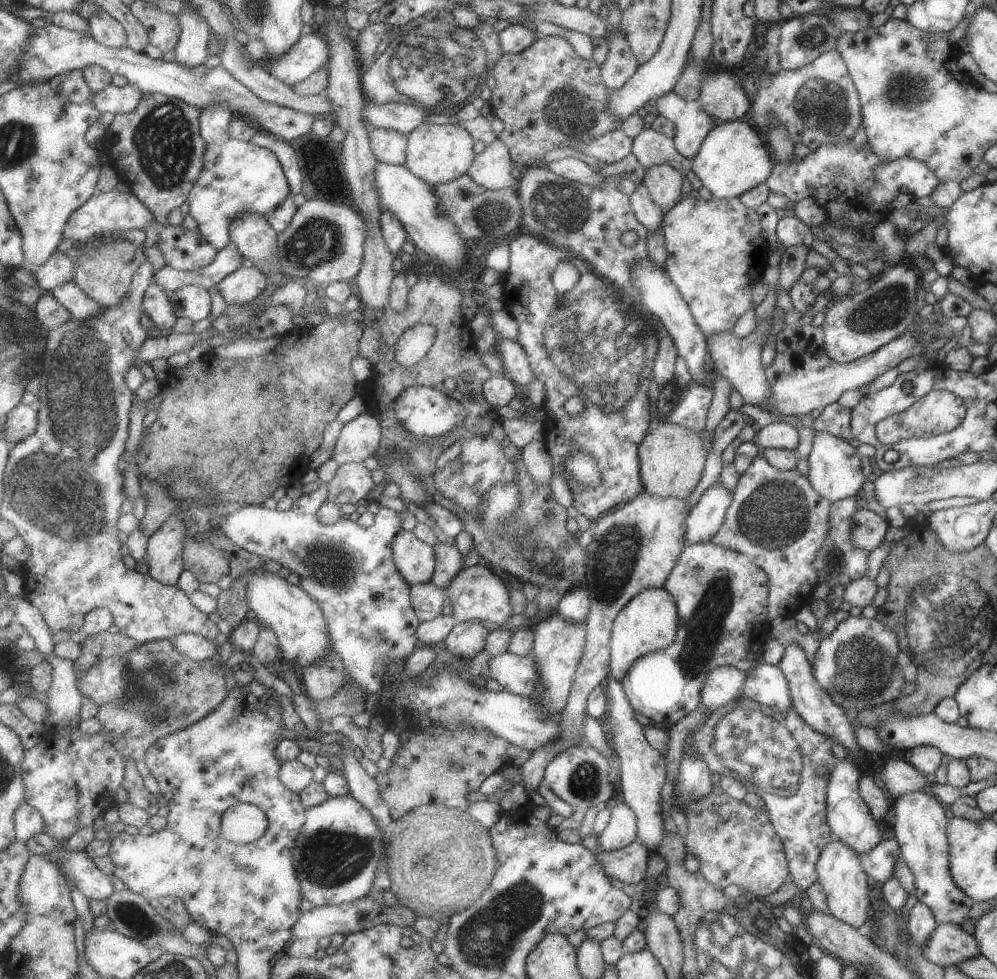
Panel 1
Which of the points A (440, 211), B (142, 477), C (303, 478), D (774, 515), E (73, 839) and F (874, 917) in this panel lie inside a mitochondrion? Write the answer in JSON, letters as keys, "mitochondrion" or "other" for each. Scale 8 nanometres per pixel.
{"A":"other","B":"other","C":"other","D":"mitochondrion","E":"other","F":"other"}

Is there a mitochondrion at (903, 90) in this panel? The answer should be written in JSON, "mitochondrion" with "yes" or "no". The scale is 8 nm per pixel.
{"mitochondrion":"yes"}

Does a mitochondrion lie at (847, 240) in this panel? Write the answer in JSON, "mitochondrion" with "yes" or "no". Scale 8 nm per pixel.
{"mitochondrion":"no"}

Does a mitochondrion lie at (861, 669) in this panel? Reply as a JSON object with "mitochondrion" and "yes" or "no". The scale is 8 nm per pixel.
{"mitochondrion":"yes"}

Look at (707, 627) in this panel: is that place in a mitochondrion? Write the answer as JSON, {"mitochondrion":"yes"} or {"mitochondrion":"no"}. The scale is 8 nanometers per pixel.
{"mitochondrion":"yes"}

